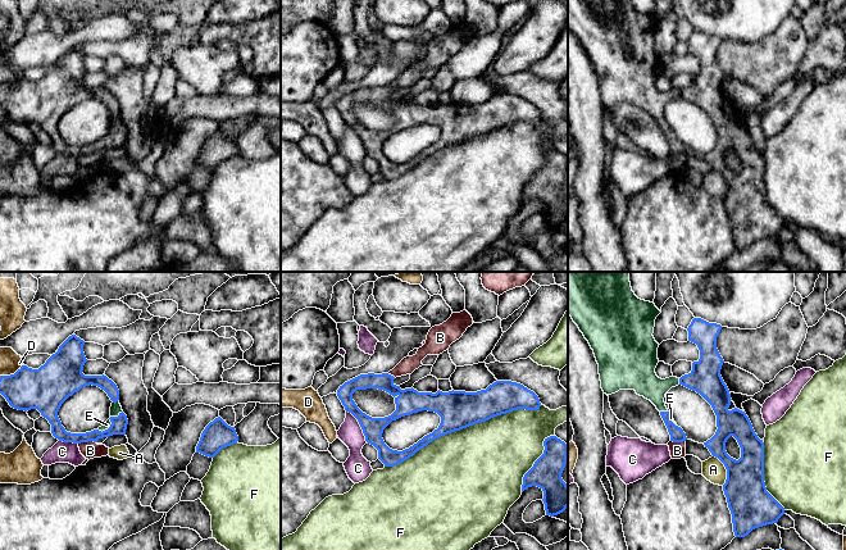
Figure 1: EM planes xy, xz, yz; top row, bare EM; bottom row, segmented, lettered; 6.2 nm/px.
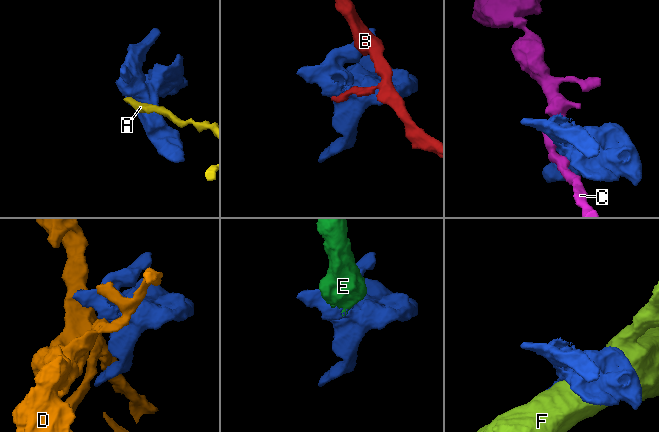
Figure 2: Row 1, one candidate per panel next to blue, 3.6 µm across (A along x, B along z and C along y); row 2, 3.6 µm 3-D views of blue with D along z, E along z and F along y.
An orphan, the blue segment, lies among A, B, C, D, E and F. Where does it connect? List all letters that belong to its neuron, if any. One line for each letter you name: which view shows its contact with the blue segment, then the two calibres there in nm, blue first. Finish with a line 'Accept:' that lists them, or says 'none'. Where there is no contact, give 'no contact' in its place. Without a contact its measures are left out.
E: meets blue in xy; 100 nm thick on the blue side, 50 nm on the other
Accept: E

